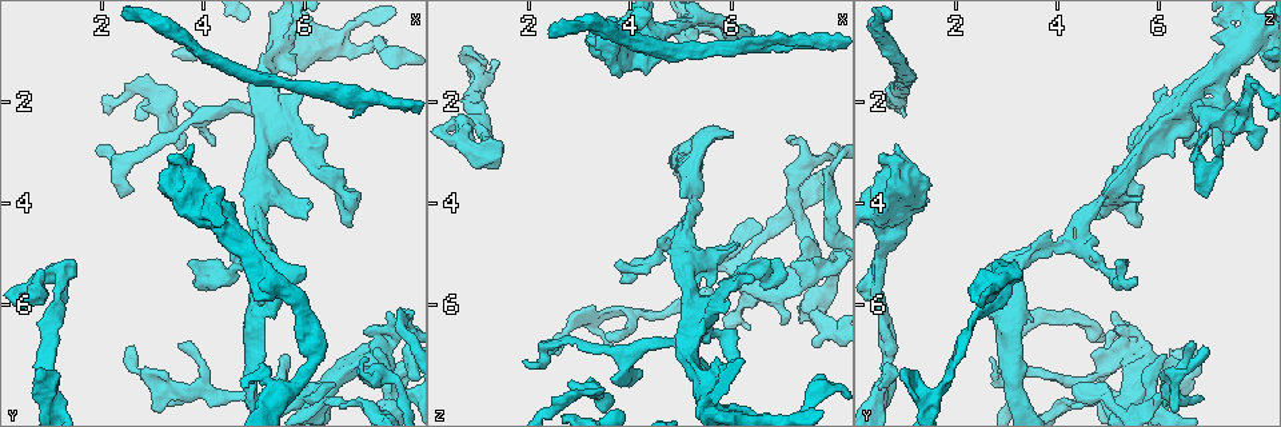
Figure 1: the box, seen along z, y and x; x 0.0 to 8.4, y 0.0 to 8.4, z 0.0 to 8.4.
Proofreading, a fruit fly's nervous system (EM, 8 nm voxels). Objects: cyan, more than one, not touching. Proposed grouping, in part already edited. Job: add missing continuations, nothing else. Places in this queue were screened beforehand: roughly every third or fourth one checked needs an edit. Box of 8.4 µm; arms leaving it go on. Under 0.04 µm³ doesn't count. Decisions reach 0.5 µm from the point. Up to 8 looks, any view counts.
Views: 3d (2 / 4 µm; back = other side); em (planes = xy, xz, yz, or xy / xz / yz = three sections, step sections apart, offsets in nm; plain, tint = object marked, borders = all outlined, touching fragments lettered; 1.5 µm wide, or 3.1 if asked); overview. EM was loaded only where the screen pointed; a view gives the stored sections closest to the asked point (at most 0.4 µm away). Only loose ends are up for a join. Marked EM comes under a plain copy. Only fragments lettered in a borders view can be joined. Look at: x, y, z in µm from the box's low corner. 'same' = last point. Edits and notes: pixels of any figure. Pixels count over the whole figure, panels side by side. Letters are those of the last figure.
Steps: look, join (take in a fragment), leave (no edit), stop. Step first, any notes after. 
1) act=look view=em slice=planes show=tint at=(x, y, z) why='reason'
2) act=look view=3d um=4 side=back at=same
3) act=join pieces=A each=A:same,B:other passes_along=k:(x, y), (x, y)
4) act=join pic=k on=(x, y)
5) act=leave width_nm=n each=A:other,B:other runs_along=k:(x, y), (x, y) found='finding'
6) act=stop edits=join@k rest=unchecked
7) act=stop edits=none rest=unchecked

act=look view=3d um=2 at=(6.55, 7.60, 4.40)

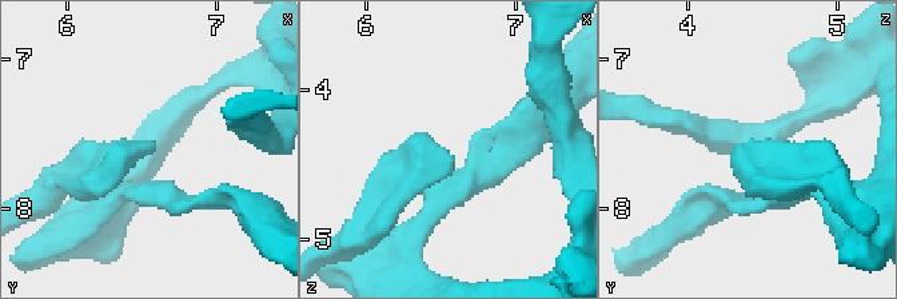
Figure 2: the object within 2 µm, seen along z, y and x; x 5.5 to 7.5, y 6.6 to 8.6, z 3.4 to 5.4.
act=look view=em slice=xy step=8 show=tint at=(6.54, 7.56, 4.42)

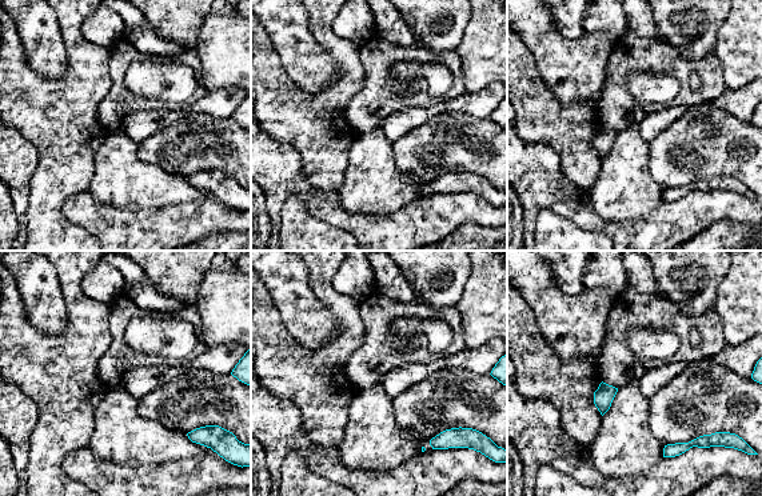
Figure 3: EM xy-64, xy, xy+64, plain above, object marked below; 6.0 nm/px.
act=look view=em slice=planes show=borders at=same

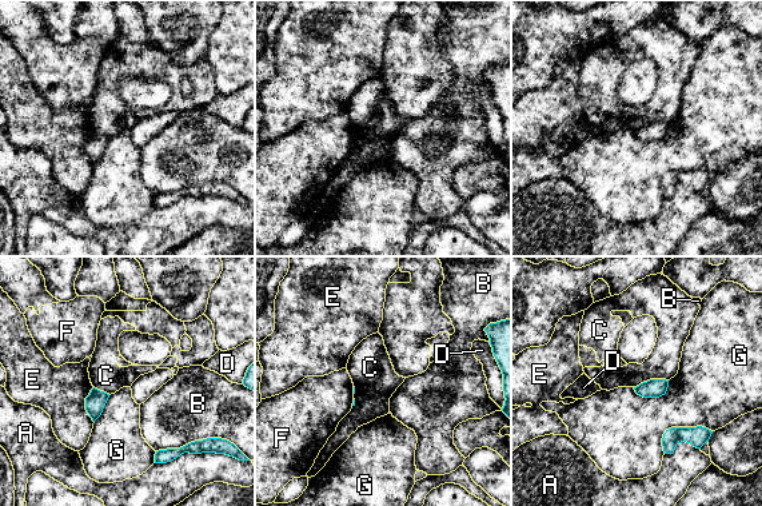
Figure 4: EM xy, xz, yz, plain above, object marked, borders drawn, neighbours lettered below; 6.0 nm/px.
act=leave width_nm=110 each=A:other,B:other,C:other,D:other,E:other,F:other,G:other found='no lettered fragment goes on from it'

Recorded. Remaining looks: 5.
act=look view=em slice=xy step=8 show=borders at=(0.80, 7.35, 0.90) why='an open end'

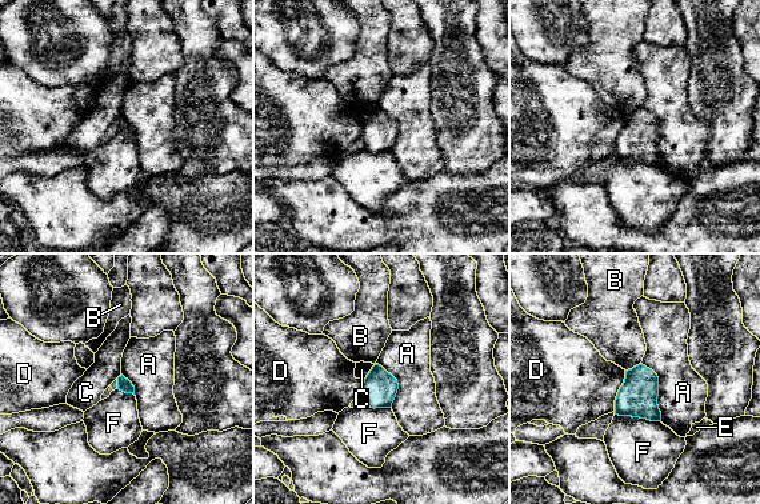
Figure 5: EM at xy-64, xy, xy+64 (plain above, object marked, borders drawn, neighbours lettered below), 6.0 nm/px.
act=look view=em slice=yz step=8 show=borders at=same

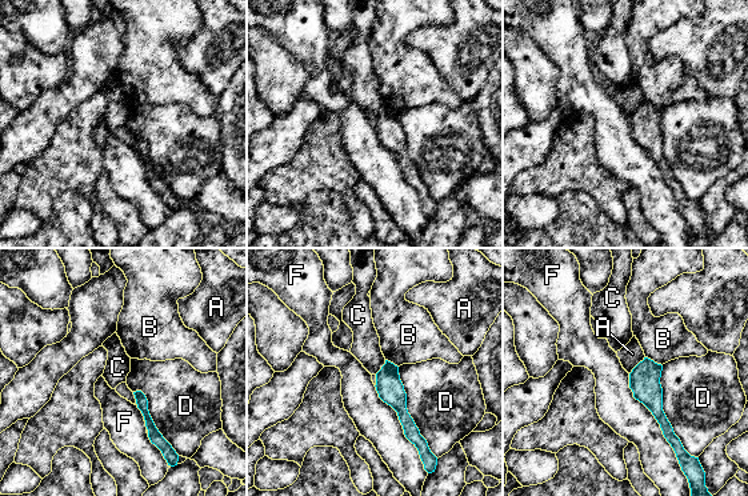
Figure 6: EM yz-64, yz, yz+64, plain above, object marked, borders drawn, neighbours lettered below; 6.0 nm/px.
act=leave each=A:other,B:other,C:other,D:other,F:other border=6:(628, 374), (632, 395), (676, 458) found='none of them fits'

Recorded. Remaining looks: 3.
act=look view=3d um=2 side=back at=(1.90, 2.95, 7.10) why='an open end'

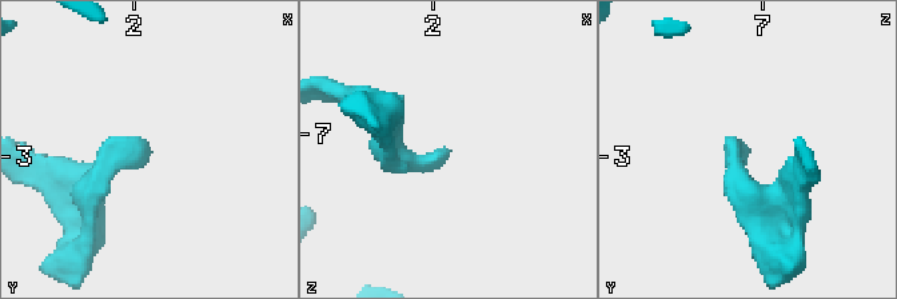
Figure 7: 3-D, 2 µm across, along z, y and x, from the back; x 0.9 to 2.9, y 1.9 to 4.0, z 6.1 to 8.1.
act=look view=em slice=planes show=tint at=(1.90, 2.96, 7.14)

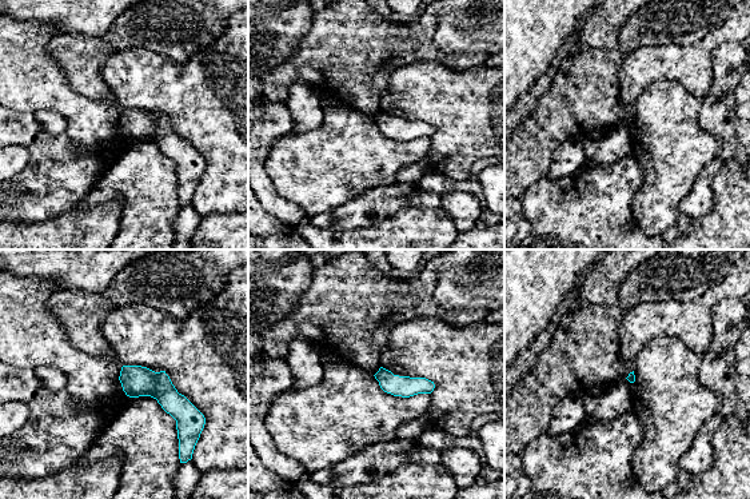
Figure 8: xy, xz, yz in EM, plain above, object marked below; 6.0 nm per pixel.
act=look view=em slice=planes show=borders at=same why='what lies round it'

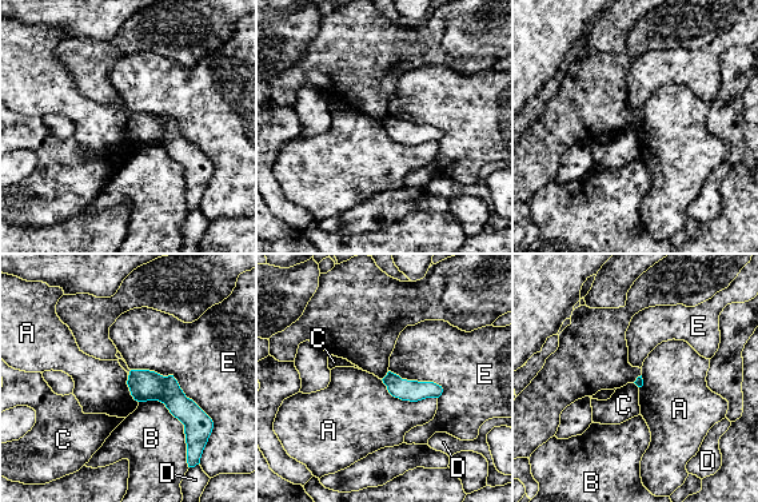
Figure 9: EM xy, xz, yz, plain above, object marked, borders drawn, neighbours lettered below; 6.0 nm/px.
act=leave longest_contact=E:600nm each=A:other,B:other,C:other,D:other,E:other found='none of them fits'

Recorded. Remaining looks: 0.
act=stop edits=none rest=unchecked

